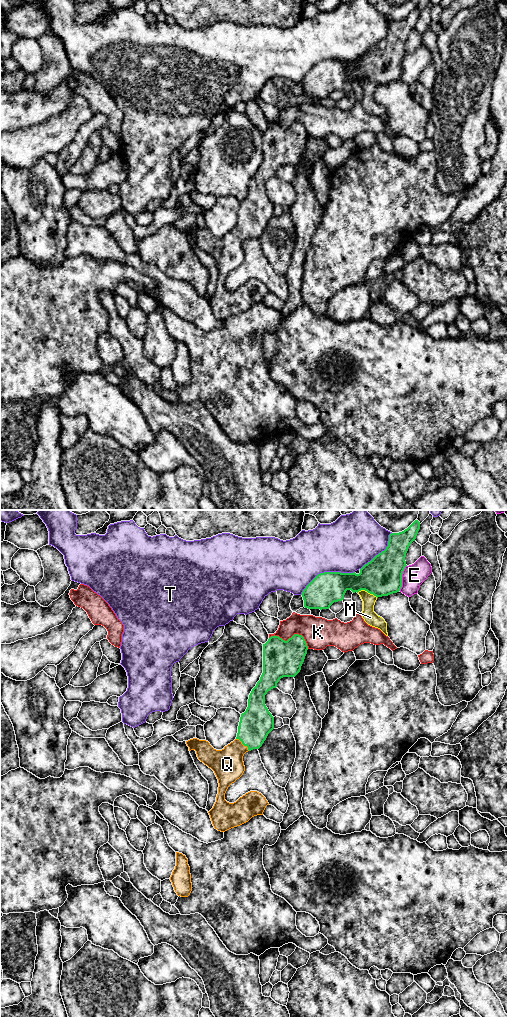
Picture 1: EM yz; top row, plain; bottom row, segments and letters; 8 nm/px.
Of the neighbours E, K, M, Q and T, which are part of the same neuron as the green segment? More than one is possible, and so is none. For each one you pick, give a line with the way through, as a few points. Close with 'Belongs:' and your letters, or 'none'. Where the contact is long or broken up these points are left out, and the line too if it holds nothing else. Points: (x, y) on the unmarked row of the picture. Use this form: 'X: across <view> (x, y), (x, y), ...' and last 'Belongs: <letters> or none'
Q: across yz (256, 210), (251, 223), (243, 232), (231, 244), (227, 252)
Belongs: Q

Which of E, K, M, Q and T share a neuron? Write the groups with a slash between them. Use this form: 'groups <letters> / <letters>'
groups E / K / M / Q / T

